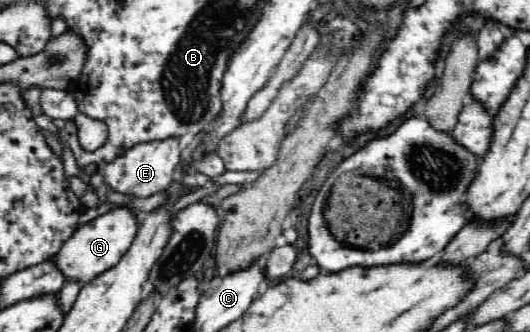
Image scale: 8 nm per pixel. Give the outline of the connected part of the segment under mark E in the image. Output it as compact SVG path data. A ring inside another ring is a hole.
M169 136L163 139L142 141L129 146L119 157L101 168L109 191L146 198L155 194L165 193L176 178L180 166L181 149L179 136Z

